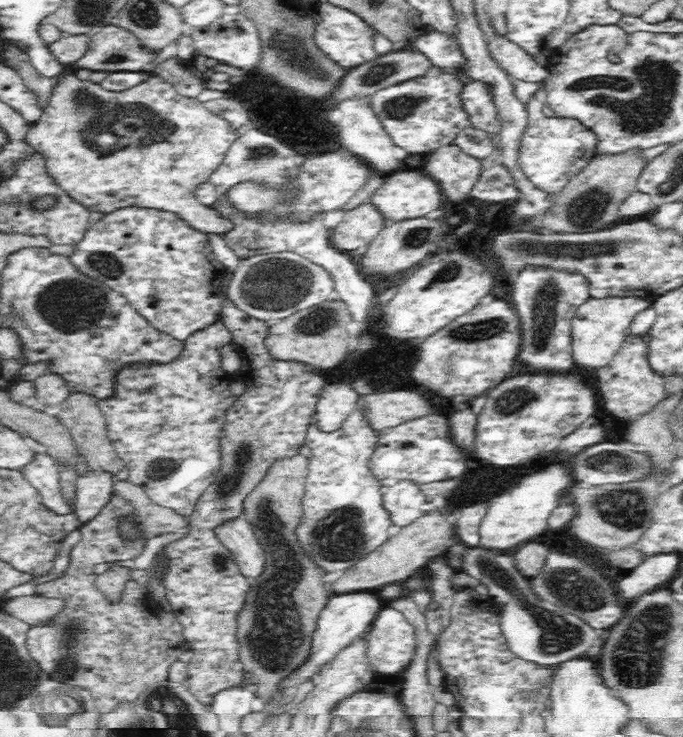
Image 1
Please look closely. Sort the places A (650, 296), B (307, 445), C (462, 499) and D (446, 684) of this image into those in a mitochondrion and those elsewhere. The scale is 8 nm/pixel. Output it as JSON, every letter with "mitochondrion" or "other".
{"A":"other","B":"other","C":"other","D":"other"}

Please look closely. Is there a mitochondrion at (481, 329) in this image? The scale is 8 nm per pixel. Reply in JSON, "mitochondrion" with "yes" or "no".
{"mitochondrion":"yes"}

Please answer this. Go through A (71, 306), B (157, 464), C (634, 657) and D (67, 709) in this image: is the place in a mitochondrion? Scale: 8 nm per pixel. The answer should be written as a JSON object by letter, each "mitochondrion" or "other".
{"A":"mitochondrion","B":"mitochondrion","C":"mitochondrion","D":"other"}

